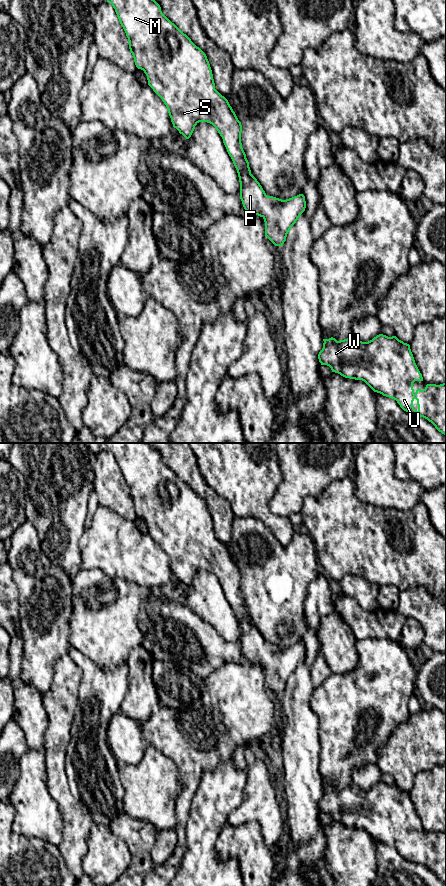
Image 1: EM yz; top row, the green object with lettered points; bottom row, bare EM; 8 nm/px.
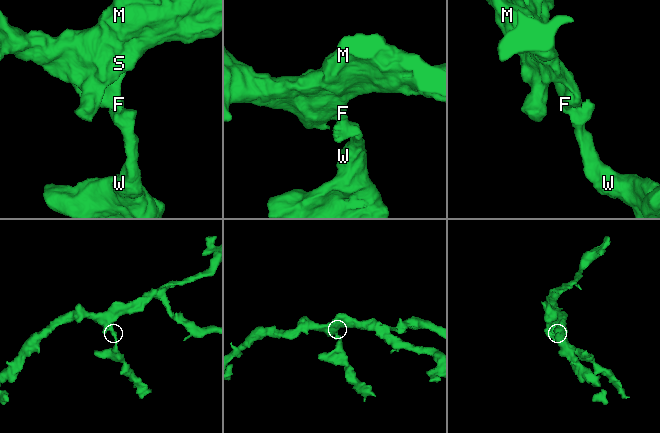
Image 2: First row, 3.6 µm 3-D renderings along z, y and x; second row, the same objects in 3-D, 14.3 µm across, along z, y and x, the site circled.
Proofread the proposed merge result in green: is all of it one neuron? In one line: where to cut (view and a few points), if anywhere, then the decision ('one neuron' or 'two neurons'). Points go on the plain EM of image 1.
no cut; one neuron

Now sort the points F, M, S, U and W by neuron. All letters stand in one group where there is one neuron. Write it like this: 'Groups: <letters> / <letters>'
Groups: F M S U W

